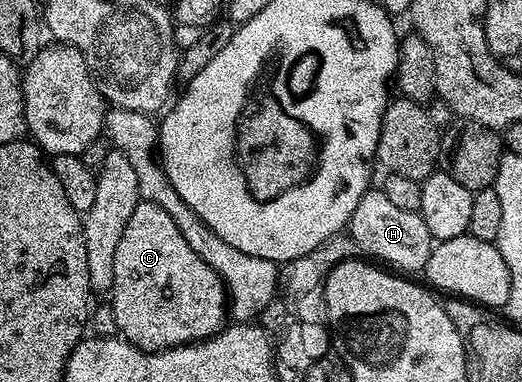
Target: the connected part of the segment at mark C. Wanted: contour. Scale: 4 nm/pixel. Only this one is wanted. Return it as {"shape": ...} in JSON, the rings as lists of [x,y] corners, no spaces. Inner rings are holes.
{"shape":[[[140,200],[117,242],[109,304],[116,317],[118,336],[144,353],[158,353],[160,349],[170,349],[172,345],[190,345],[192,341],[214,337],[224,328],[229,317],[227,291],[217,271],[213,271],[213,267],[209,267],[209,263],[198,257],[193,247],[181,239],[177,223],[173,223],[161,207],[145,200]]]}

